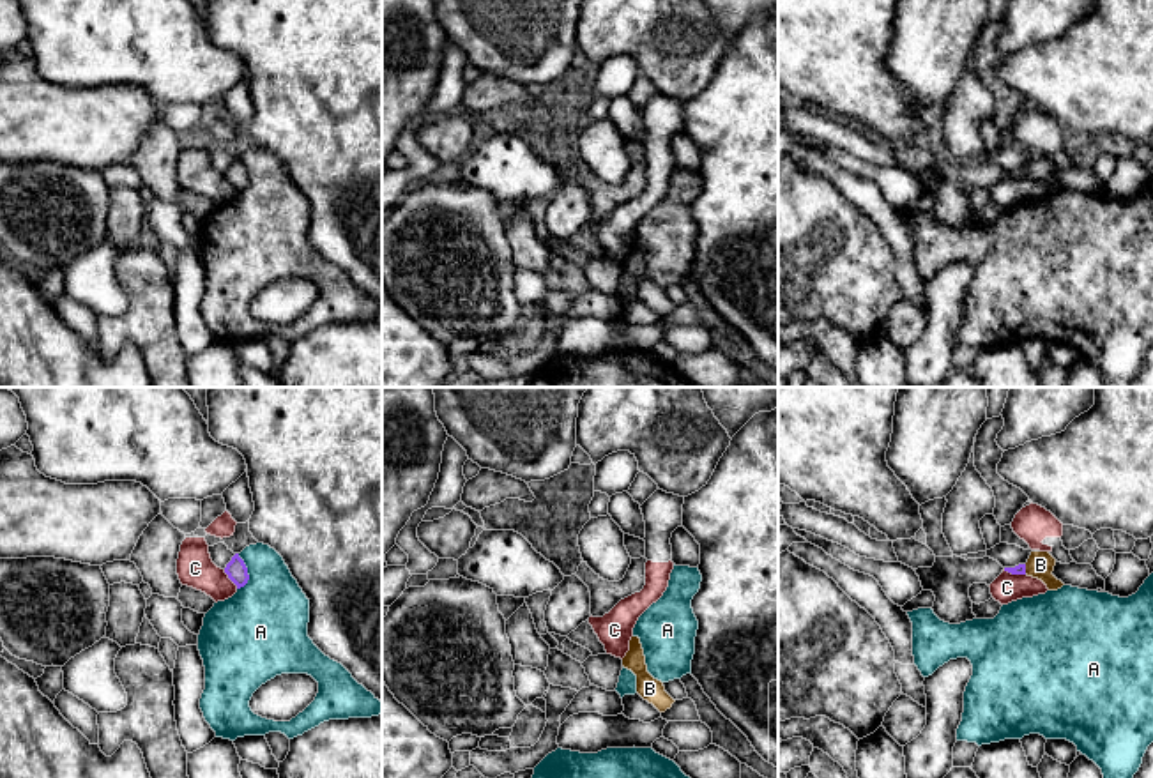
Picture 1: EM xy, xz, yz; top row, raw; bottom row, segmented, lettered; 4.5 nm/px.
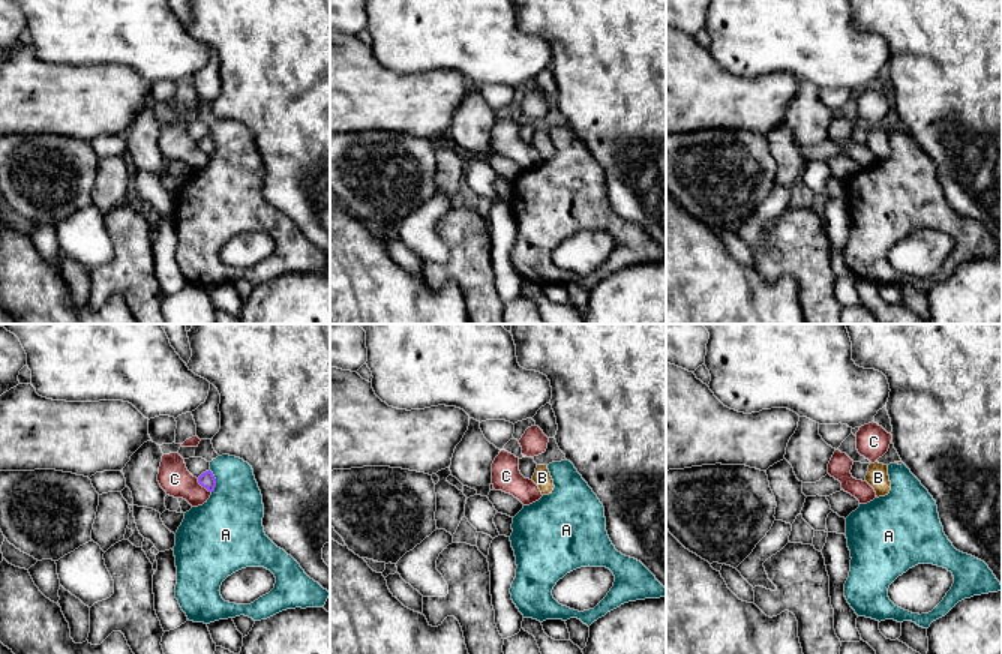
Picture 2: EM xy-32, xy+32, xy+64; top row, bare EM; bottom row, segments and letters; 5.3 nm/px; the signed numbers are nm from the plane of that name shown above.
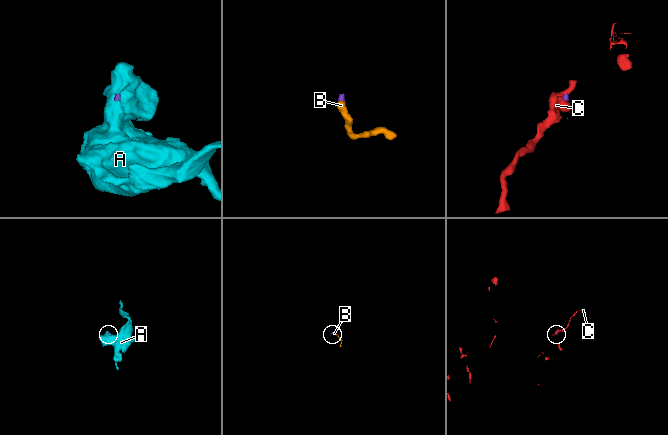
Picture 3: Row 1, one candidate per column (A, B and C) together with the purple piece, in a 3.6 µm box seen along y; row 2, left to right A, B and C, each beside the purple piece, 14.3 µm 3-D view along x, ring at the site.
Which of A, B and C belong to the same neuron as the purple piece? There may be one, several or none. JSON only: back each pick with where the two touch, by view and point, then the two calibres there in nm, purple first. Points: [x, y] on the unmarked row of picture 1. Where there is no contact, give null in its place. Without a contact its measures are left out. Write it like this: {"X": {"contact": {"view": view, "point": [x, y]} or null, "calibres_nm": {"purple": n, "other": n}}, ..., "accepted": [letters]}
{"B": {"contact": {"view": "yz", "point": [1024, 174]}, "calibres_nm": {"purple": 50, "other": 130}}, "accepted": ["B"]}

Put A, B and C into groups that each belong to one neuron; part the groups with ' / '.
A / B / C

